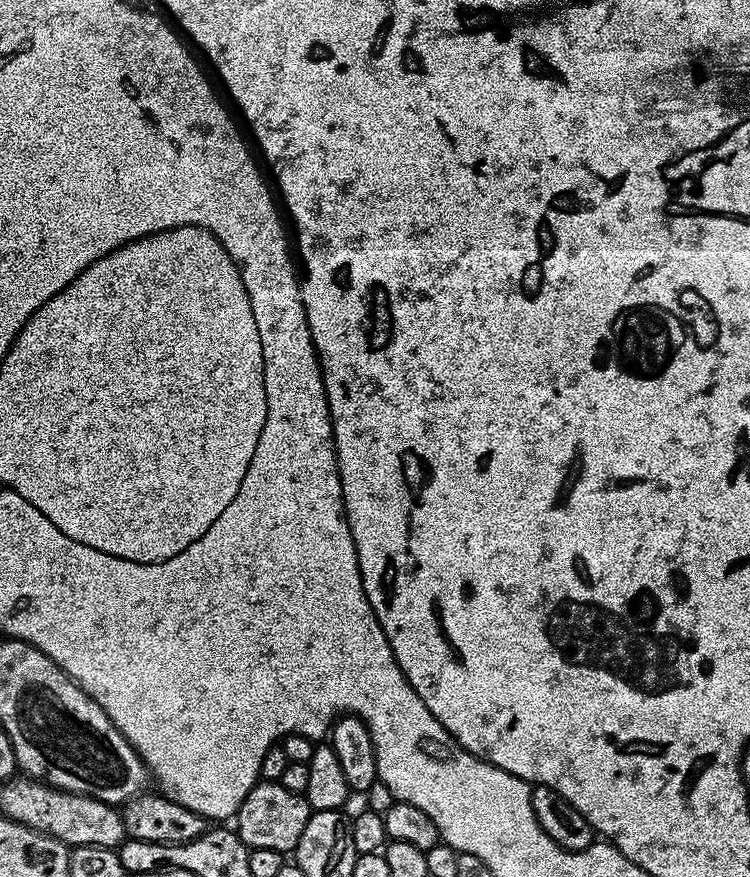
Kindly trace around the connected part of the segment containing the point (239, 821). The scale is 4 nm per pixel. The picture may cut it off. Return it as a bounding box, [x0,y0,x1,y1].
[234,782,313,854]

